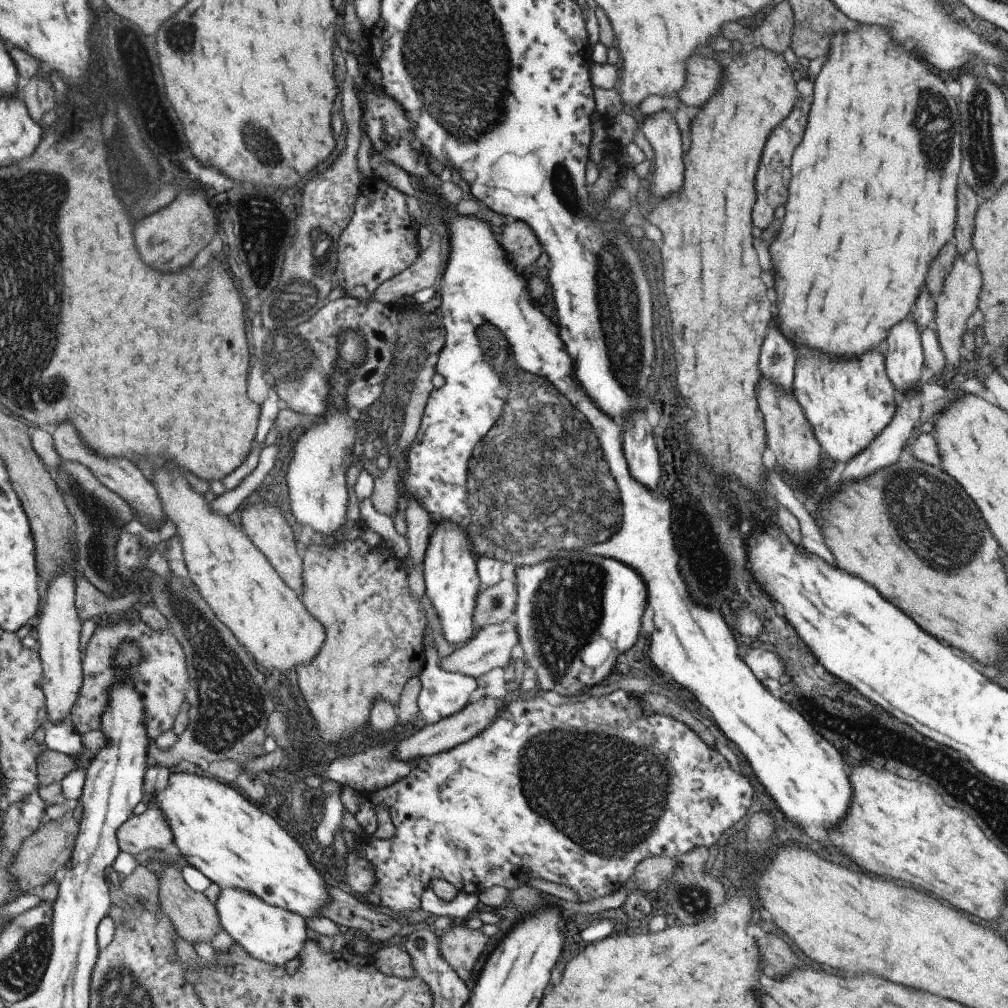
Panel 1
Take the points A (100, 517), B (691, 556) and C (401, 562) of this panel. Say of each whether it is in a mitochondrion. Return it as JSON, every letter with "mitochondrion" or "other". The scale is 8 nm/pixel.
{"A":"mitochondrion","B":"mitochondrion","C":"other"}

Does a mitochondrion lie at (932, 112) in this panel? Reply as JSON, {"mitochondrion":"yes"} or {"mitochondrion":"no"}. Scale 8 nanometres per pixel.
{"mitochondrion":"yes"}

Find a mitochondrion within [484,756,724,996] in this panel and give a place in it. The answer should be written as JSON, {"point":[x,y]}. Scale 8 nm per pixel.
{"point":[696,899]}

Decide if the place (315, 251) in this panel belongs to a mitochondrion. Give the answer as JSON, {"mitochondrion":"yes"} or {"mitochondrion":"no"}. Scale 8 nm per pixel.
{"mitochondrion":"yes"}

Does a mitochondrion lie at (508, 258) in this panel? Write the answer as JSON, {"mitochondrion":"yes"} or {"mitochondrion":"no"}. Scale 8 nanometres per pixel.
{"mitochondrion":"no"}

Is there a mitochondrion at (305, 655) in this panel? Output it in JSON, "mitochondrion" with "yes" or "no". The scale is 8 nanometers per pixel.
{"mitochondrion":"no"}

